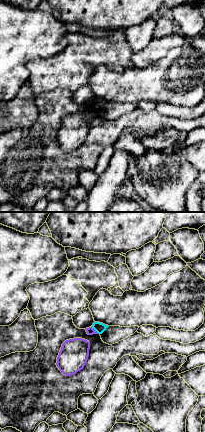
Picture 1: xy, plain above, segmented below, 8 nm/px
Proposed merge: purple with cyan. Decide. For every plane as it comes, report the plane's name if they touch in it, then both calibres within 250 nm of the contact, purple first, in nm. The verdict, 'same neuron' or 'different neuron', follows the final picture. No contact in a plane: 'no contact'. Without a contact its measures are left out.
xy | 60/80 nm

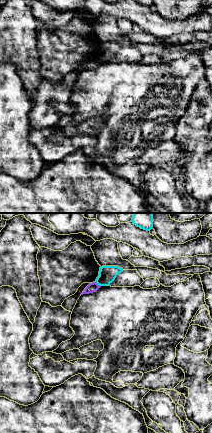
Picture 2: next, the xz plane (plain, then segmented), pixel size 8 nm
xz | 80/140 nm

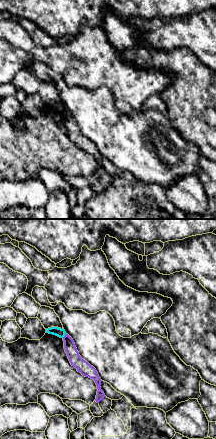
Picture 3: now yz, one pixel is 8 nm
yz | 100/70 nm

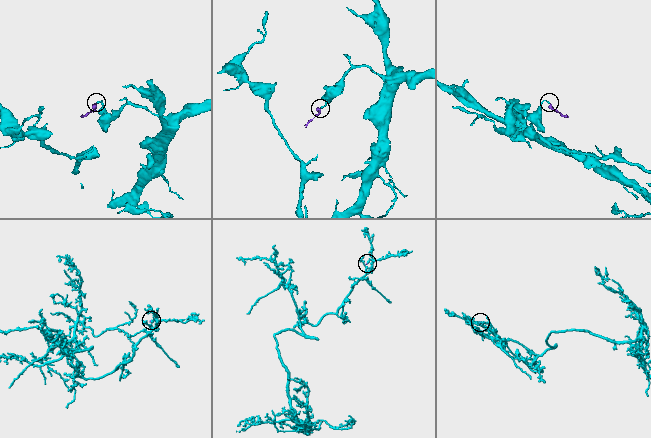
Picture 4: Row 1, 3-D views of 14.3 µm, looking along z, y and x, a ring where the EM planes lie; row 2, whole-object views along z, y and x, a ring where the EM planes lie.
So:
different neuron

